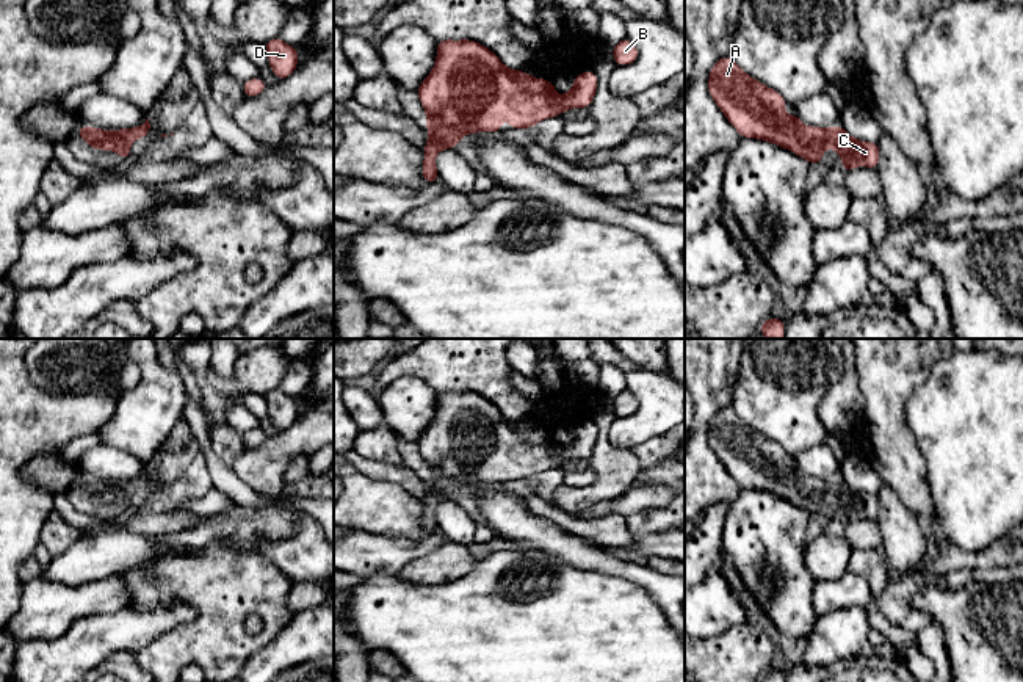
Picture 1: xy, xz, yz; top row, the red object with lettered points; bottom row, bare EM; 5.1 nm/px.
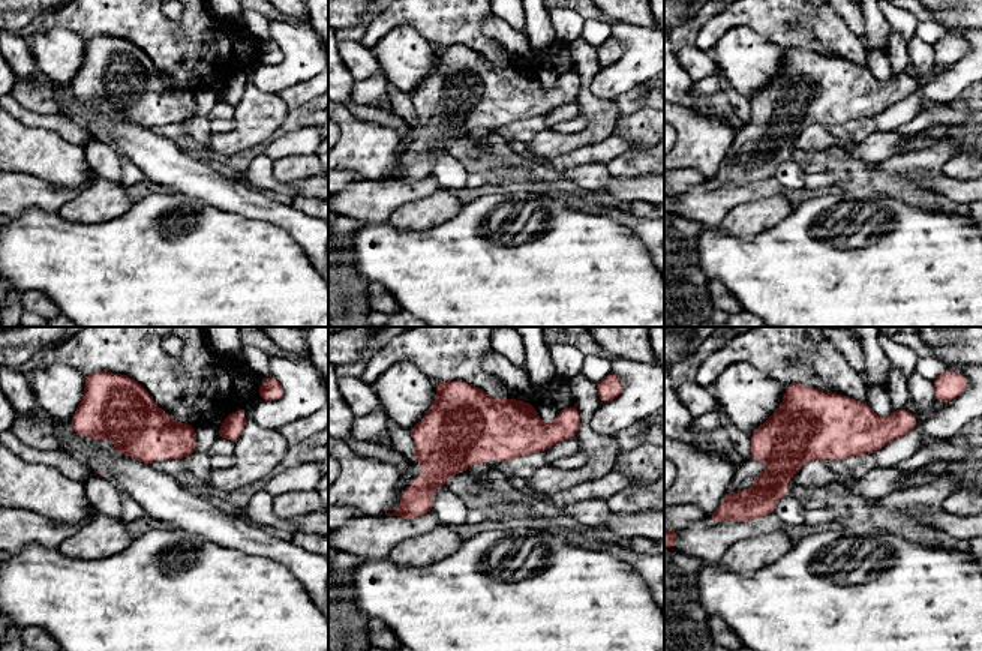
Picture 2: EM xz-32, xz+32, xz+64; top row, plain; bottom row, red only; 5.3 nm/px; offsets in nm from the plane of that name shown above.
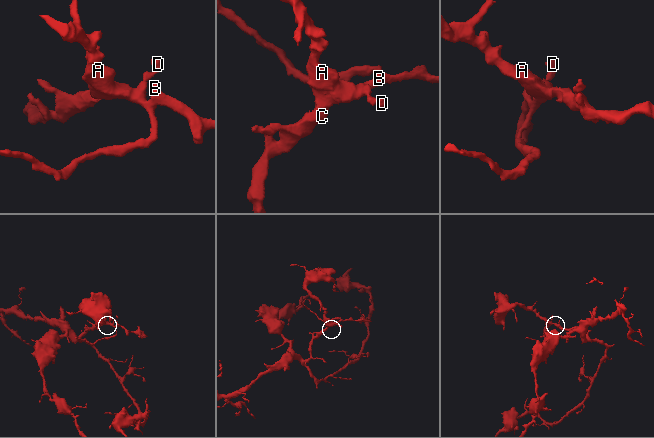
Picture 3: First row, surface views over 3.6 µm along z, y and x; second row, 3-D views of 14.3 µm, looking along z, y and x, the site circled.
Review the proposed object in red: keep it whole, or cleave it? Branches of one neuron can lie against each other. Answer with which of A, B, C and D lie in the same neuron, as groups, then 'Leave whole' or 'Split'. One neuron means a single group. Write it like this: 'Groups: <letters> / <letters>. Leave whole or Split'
Groups: A B C D. Leave whole

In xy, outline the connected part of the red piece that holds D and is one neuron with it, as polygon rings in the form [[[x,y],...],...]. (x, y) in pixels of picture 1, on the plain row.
[[[279,387],[263,395],[269,419],[279,431],[290,428],[298,419],[298,401],[288,397]]]

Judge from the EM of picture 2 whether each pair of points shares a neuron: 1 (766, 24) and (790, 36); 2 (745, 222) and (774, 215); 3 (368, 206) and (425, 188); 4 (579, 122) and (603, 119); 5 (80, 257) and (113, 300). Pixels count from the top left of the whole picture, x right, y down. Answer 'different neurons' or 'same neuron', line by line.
1: same neuron
2: same neuron
3: same neuron
4: different neurons
5: same neuron

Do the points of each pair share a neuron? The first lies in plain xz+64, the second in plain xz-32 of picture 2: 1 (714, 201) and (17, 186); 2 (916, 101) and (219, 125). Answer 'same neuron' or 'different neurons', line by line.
1: same neuron
2: different neurons

